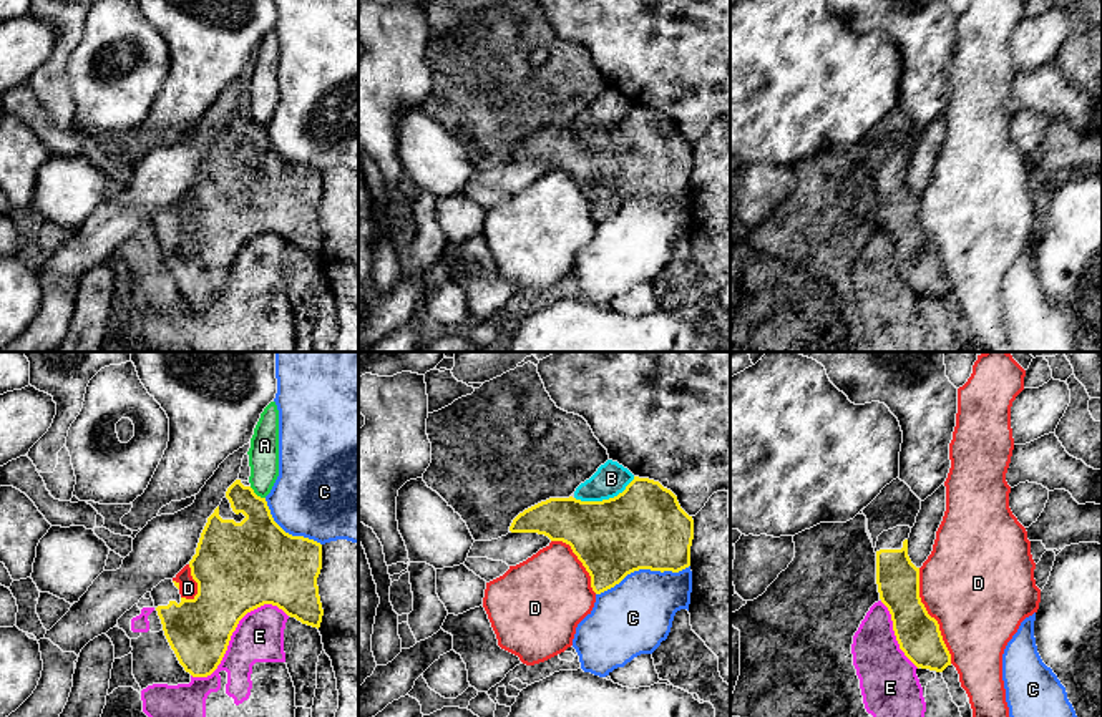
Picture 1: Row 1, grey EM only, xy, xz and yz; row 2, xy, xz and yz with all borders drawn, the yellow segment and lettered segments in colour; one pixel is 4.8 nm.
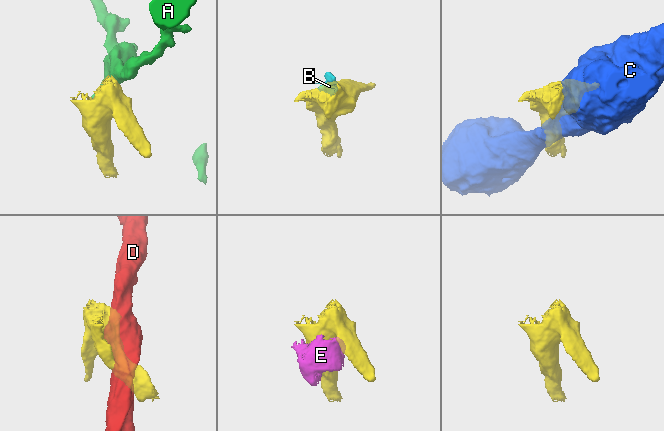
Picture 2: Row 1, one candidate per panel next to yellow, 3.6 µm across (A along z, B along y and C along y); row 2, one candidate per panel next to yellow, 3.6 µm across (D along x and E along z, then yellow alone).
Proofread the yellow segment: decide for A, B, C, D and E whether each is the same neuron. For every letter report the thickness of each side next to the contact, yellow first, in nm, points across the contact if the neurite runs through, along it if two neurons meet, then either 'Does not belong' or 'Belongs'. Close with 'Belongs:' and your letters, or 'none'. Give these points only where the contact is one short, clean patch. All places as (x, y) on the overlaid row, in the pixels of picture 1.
A: Thickness 300 nm (yellow) against 140 nm. Boundary: xy (249, 487), (264, 498). Does not belong
B: Thickness 400 nm (yellow) against 160 nm. Does not belong
C: Thickness 400 nm (yellow) against 360 nm. Does not belong
D: Thickness 220 nm (yellow) against 480 nm. Does not belong
E: Thickness 360 nm (yellow) against 240 nm. Does not belong
Belongs: none

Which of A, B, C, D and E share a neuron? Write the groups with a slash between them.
A / B E / C / D

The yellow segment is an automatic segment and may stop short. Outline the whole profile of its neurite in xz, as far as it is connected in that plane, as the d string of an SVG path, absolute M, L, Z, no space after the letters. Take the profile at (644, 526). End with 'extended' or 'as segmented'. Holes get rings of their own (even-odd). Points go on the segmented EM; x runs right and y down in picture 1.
M634 476L622 493L602 501L549 498L523 513L511 533L538 533L551 541L563 541L591 576L591 588L601 594L639 569L679 573L690 566L694 519L679 505L677 496L659 481Z | as segmented

